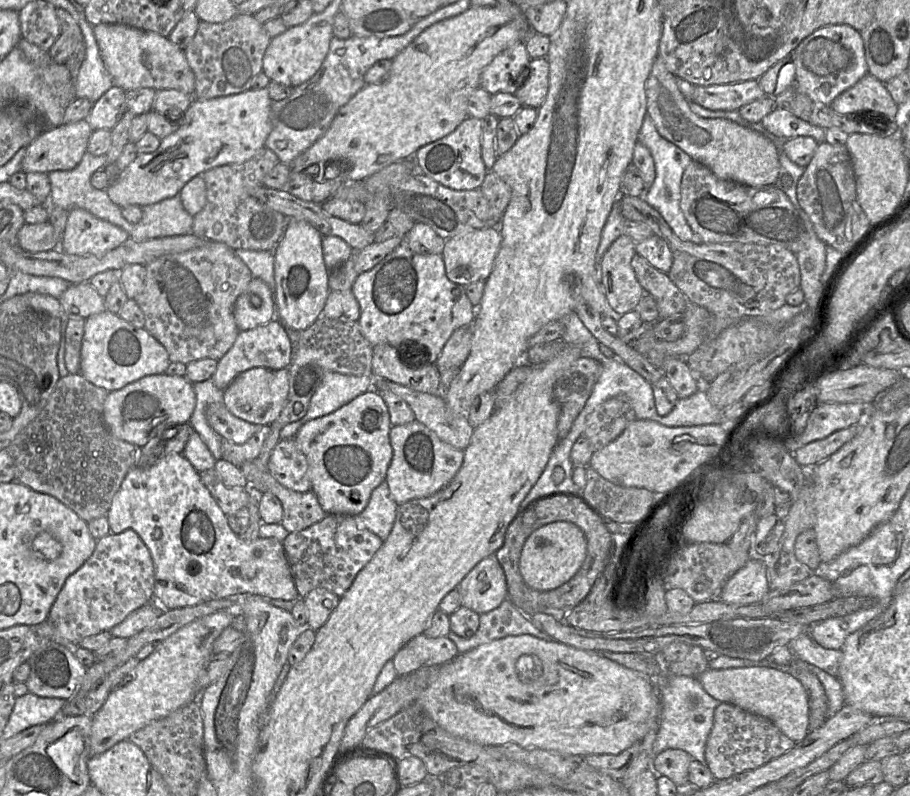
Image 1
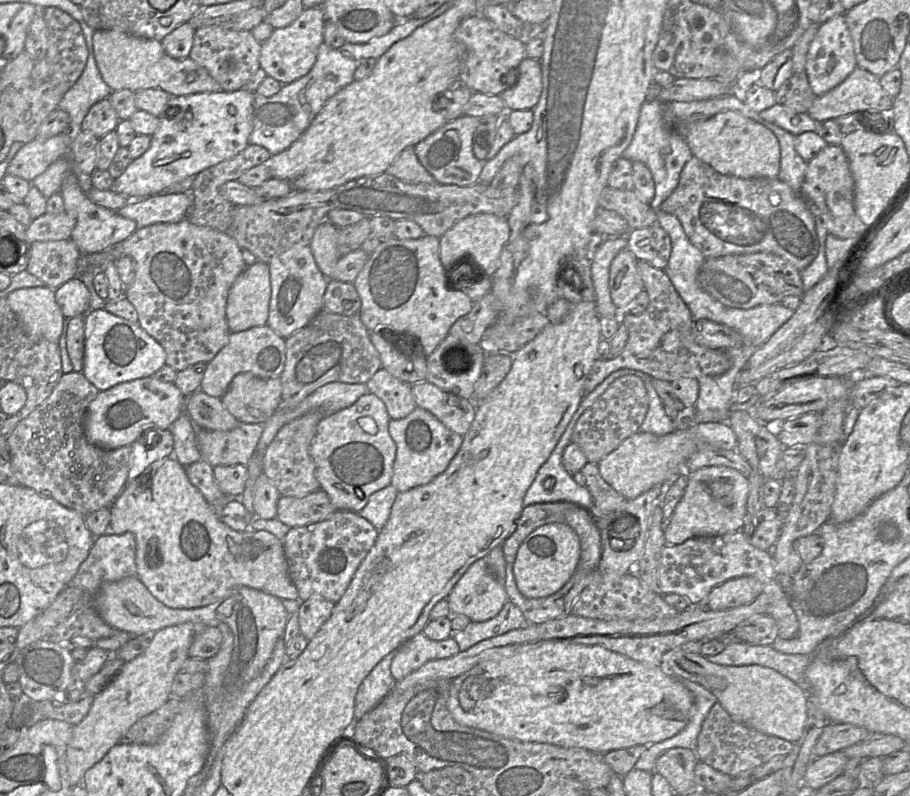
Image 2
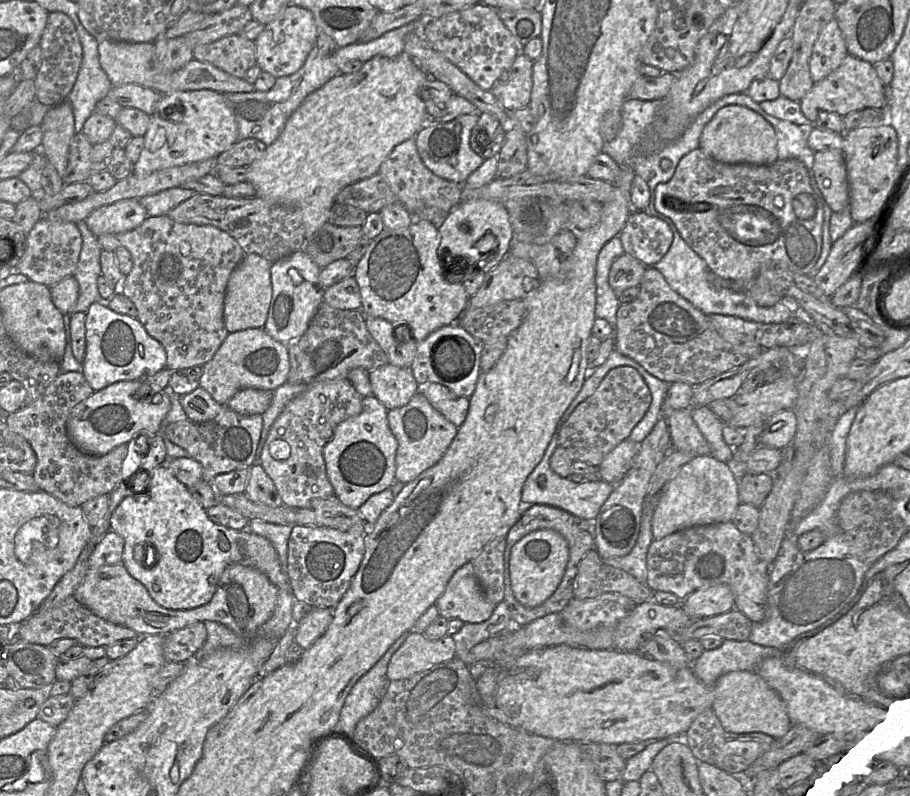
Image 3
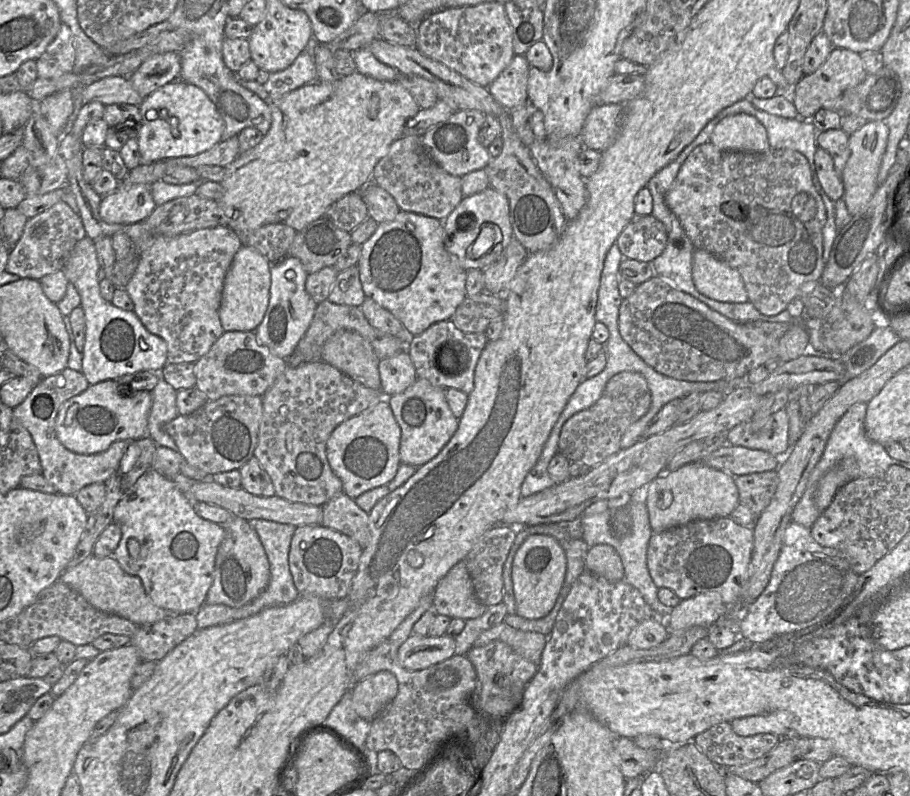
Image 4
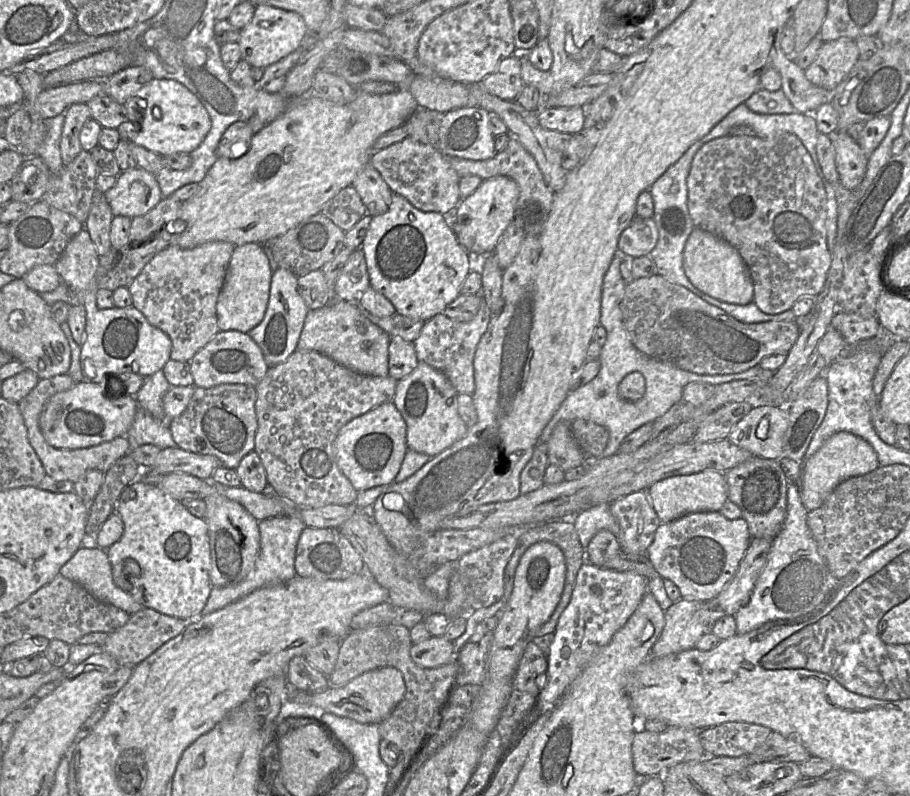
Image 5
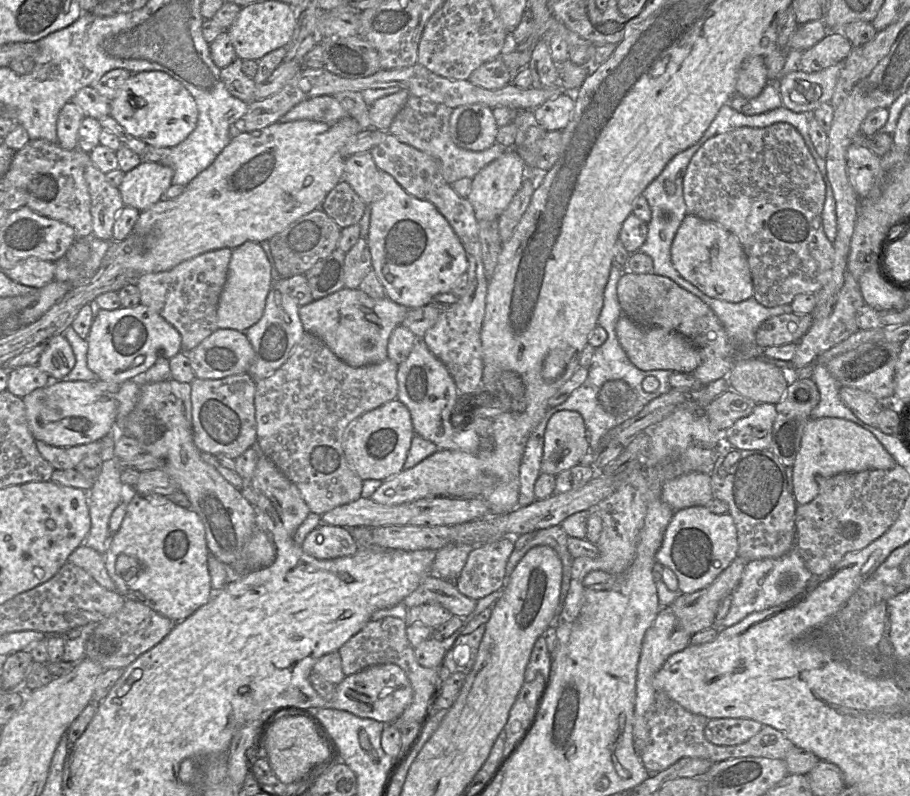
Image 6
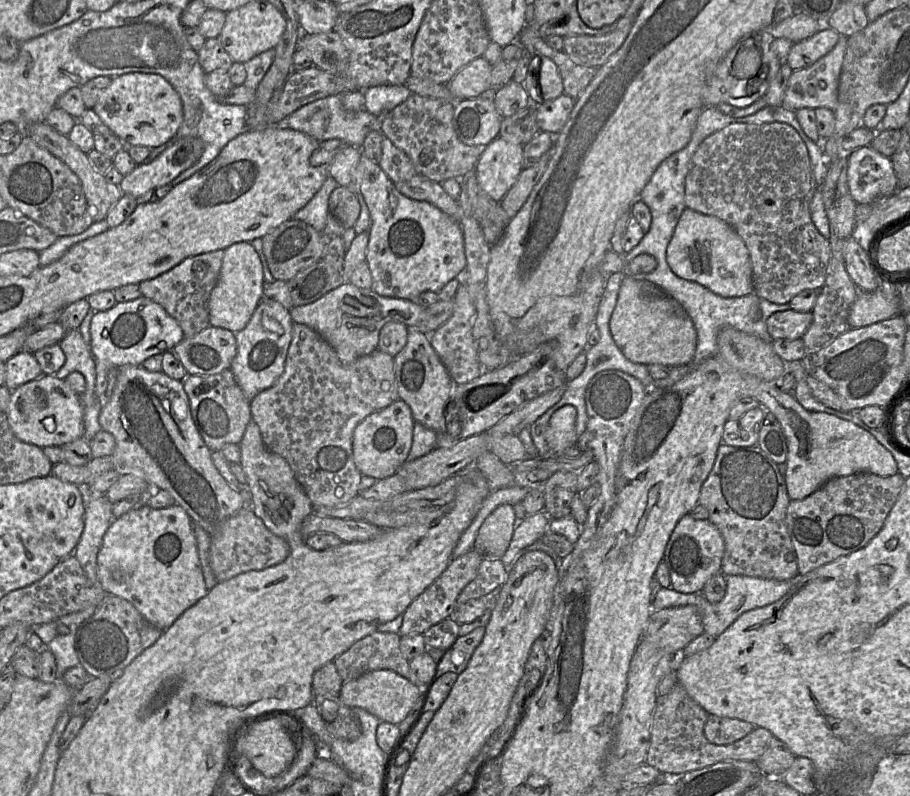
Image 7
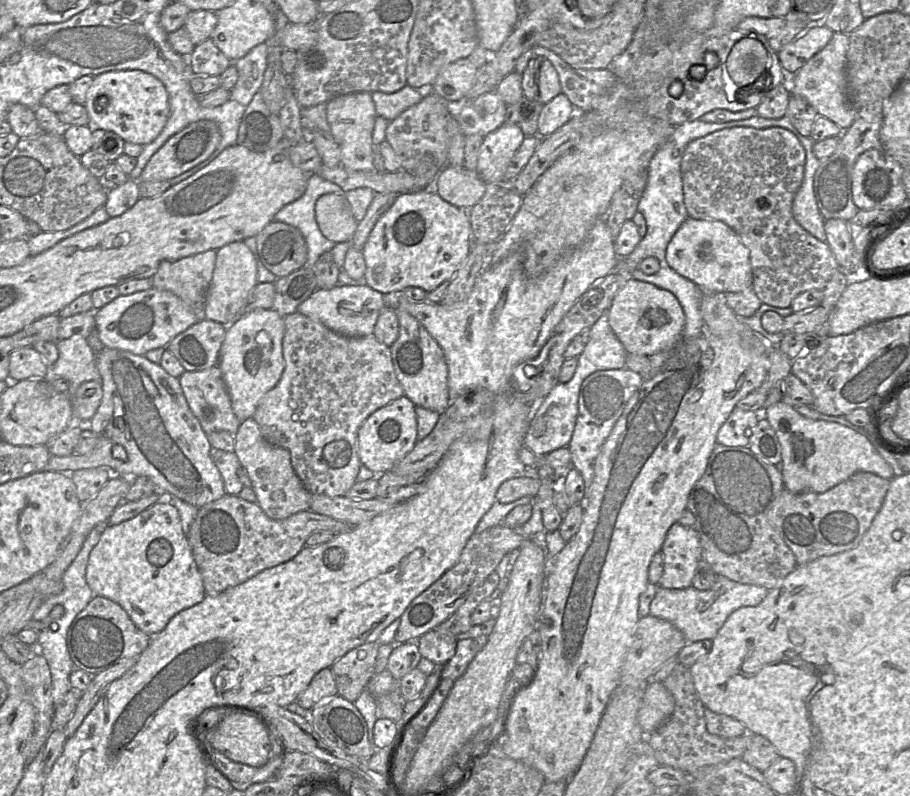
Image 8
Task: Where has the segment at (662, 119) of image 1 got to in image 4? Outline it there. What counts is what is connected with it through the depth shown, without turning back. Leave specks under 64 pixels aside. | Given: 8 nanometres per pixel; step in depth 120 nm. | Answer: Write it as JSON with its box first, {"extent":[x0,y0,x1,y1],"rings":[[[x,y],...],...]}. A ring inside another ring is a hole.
{"extent":[710,113,771,153],"rings":[[[745,113],[723,118],[714,128],[710,142],[723,151],[764,153],[771,149],[765,127]]]}

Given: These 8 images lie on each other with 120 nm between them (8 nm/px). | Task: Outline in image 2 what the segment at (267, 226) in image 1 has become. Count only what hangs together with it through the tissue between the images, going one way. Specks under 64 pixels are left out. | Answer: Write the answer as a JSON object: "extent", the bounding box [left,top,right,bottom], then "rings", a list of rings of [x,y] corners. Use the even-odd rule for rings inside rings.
{"extent":[186,143,271,233],"rings":[[[249,143],[244,150],[234,157],[201,171],[193,179],[192,188],[189,192],[191,195],[191,208],[186,218],[195,225],[206,226],[227,233],[232,222],[232,211],[236,205],[223,197],[221,187],[227,181],[238,180],[244,172],[265,163],[271,156],[265,147]]]}

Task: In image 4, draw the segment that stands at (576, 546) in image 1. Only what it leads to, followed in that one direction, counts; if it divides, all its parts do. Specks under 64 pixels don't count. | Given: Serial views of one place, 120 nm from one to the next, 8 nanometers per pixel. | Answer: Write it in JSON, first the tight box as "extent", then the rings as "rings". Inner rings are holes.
{"extent":[511,535,566,620],"rings":[[[531,535],[517,550],[511,568],[516,615],[528,620],[547,616],[553,609],[566,575],[565,552],[559,542],[548,535]]]}

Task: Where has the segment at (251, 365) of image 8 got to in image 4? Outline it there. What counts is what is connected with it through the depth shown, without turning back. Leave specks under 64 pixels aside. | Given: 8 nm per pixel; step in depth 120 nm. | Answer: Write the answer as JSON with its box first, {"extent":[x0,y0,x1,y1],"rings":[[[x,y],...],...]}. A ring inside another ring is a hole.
{"extent":[255,256,318,359],"rings":[[[286,256],[271,265],[269,305],[255,334],[261,344],[282,359],[288,359],[296,350],[299,341],[308,330],[318,306],[305,288],[308,275],[300,260],[292,256]]]}

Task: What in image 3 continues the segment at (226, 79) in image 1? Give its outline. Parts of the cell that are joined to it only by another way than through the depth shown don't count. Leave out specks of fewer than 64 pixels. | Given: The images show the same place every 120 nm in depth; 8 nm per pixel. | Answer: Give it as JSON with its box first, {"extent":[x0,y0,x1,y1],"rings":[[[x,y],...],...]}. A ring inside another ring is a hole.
{"extent":[193,34,257,80],"rings":[[[238,34],[227,35],[215,42],[195,46],[193,58],[211,64],[231,78],[242,80],[257,64],[256,45]]]}

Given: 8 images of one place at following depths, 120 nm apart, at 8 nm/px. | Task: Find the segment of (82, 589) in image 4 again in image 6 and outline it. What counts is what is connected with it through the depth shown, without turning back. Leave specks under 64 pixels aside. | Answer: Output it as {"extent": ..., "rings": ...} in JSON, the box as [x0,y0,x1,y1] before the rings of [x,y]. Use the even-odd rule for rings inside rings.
{"extent":[67,545,117,592],"rings":[[[80,545],[68,556],[67,562],[82,568],[108,591],[117,592],[117,588],[105,568],[104,555],[86,545]]]}

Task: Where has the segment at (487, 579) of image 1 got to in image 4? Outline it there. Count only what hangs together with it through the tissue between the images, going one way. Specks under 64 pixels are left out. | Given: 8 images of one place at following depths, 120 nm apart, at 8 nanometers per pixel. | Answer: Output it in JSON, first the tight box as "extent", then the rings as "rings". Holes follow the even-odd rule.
{"extent":[432,560,488,621],"rings":[[[464,560],[454,565],[433,592],[432,609],[436,614],[464,621],[482,616],[488,607],[476,597]]]}

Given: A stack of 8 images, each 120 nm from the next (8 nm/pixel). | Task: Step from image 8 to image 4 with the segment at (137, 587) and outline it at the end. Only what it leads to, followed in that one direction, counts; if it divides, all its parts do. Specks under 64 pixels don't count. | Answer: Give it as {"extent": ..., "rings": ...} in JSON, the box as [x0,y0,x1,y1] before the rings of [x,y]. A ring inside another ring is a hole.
{"extent":[113,469,225,614],"rings":[[[154,469],[143,473],[117,503],[113,522],[121,529],[121,539],[113,558],[124,572],[141,579],[143,588],[156,606],[170,614],[195,614],[205,603],[214,580],[215,559],[220,543],[225,537],[222,525],[201,518],[193,508],[193,501],[168,477]],[[130,539],[140,543],[138,557],[131,557],[127,544]]]}

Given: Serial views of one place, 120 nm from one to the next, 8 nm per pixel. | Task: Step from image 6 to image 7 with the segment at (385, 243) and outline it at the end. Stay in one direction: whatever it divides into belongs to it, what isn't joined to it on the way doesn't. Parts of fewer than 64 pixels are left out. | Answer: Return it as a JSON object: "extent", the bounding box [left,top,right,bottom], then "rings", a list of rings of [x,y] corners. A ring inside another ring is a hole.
{"extent":[355,154,467,300],"rings":[[[362,154],[356,170],[355,193],[361,192],[368,206],[371,225],[366,262],[372,275],[372,290],[384,297],[414,300],[422,292],[438,293],[448,282],[464,274],[467,259],[461,224],[434,205],[402,195],[385,172]]]}

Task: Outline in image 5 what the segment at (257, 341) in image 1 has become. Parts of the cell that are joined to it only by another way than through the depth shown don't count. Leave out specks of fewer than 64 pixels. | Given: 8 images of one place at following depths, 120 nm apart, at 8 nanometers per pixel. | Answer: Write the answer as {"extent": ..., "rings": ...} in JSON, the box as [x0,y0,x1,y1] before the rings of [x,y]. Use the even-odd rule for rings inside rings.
{"extent":[189,331,269,388],"rings":[[[219,331],[189,362],[193,386],[211,388],[220,384],[247,384],[256,386],[269,366],[263,353],[248,333]]]}

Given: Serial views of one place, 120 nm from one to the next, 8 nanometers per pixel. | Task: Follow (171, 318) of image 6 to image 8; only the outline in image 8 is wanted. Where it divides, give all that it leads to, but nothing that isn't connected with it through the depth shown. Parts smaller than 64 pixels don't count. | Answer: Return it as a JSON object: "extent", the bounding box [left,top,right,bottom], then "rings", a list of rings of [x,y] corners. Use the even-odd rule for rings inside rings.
{"extent":[152,250,216,321],"rings":[[[208,250],[175,262],[162,261],[152,276],[152,287],[172,292],[193,310],[197,321],[203,320],[216,256],[216,250]]]}

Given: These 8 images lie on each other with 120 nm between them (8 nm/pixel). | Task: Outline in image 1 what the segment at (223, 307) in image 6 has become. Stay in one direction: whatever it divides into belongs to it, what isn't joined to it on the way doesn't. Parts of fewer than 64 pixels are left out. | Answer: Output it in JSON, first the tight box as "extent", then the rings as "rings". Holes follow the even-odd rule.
{"extent":[233,278,274,331],"rings":[[[252,278],[246,291],[236,299],[233,316],[239,331],[250,330],[273,320],[274,294],[269,286],[258,278]],[[252,295],[260,298],[261,305],[259,307],[251,304]]]}

